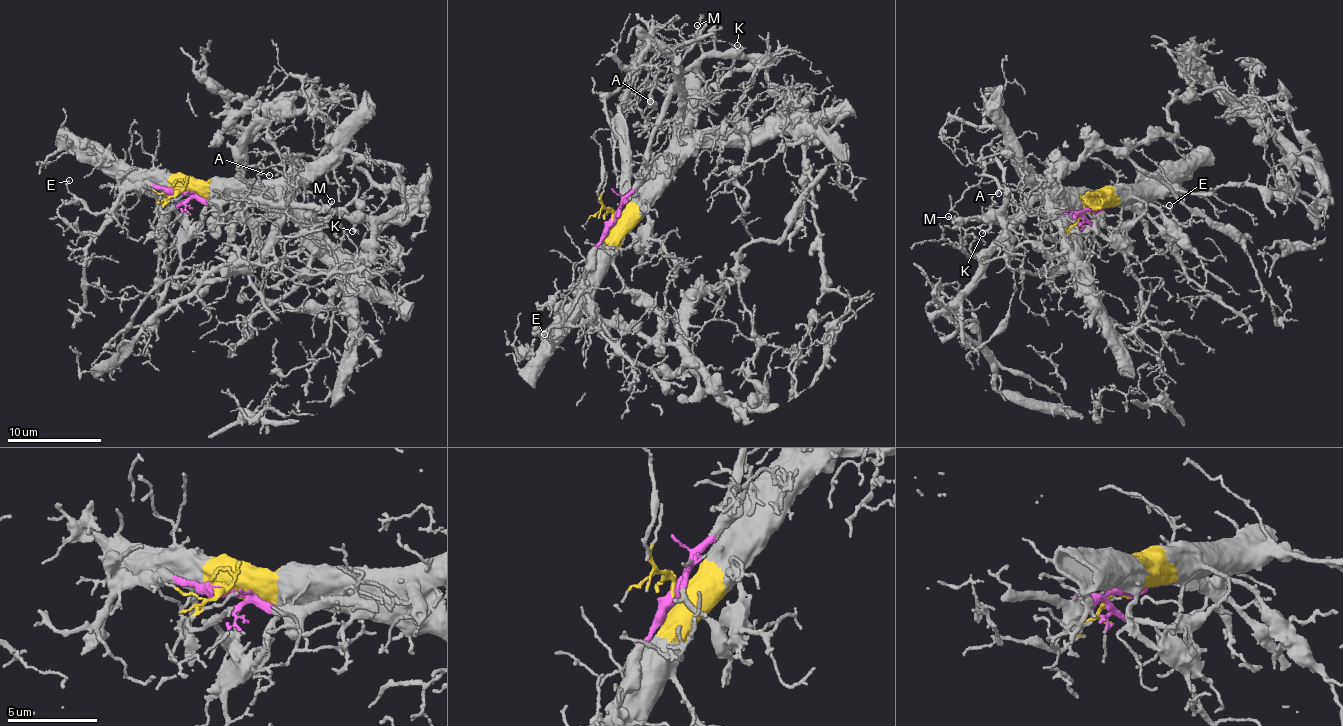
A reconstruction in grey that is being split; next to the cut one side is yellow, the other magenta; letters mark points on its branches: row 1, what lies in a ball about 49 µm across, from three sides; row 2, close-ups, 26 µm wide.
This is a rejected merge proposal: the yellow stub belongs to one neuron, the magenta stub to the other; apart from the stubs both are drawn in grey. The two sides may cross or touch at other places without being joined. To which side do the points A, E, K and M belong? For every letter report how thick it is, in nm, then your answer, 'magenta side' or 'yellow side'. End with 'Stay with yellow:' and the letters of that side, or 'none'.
A: 100 nm | magenta side
E: 120 nm | magenta side
K: 160 nm | magenta side
M: 140 nm | magenta side
Stay with yellow: none

